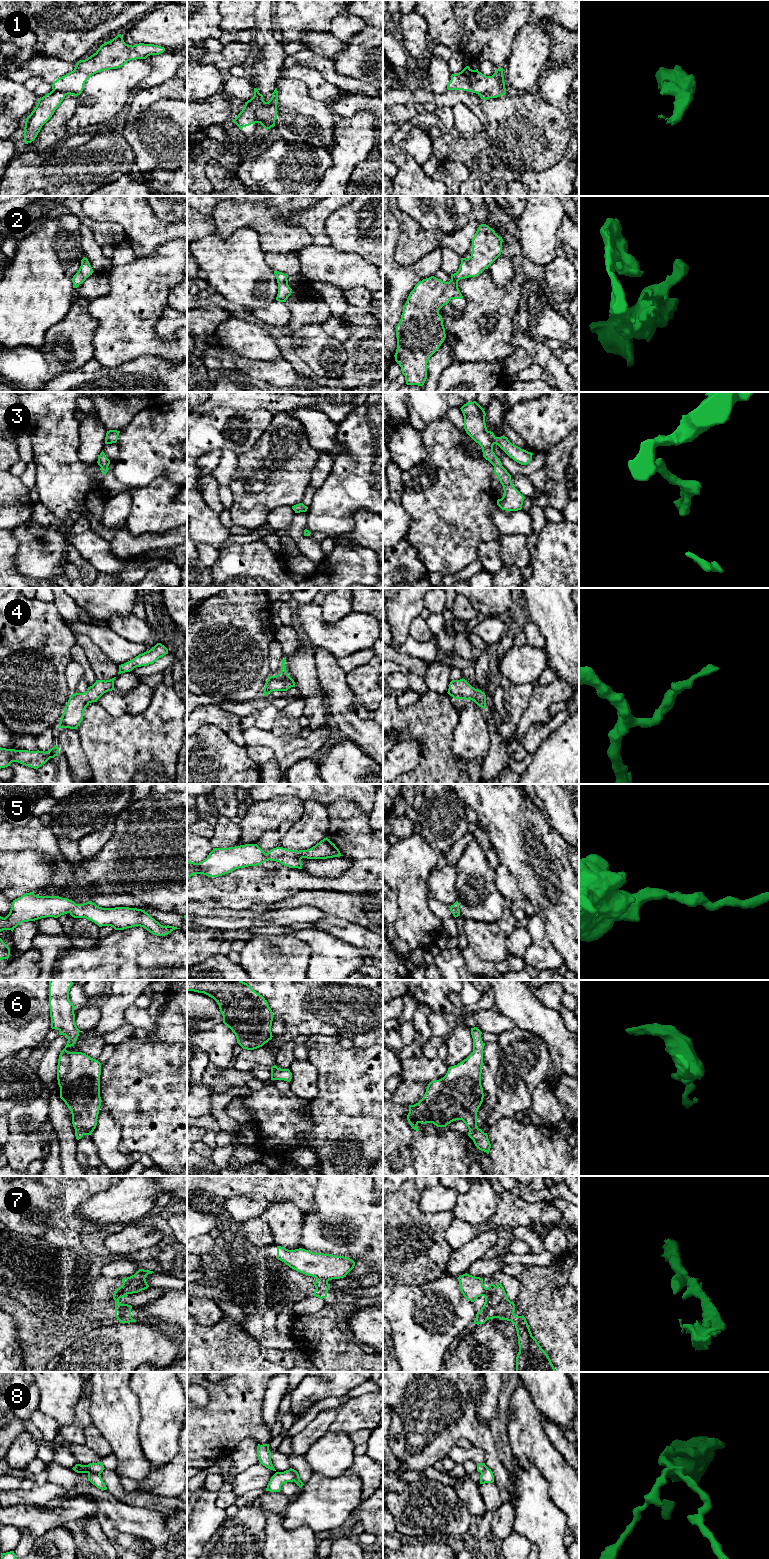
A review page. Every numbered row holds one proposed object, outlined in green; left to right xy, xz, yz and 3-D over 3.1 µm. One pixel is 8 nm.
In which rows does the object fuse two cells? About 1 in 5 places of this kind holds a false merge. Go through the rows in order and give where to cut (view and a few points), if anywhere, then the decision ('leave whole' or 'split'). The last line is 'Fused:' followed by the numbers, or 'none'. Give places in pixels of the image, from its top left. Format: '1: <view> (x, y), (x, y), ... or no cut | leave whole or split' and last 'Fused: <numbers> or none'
1: xz (253, 96), (259, 104), (256, 110), (258, 122) | split
2: no cut | leave whole
3: no cut | leave whole
4: no cut | leave whole
5: no cut | leave whole
6: no cut | leave whole
7: xz (316, 1277), (327, 1281) | split
8: xy (80, 1472), (88, 1468), (99, 1474) | split
Fused: 1, 7, 8

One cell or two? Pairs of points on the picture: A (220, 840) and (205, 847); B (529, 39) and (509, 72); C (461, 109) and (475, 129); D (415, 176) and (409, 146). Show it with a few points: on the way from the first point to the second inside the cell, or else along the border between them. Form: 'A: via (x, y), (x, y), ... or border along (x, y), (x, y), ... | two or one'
A: border along (209, 839), (213, 847) | two
B: via (529, 47), (529, 52), (517, 64) | one
C: via (462, 114), (470, 124) | one
D: border along (398, 145), (421, 166) | two

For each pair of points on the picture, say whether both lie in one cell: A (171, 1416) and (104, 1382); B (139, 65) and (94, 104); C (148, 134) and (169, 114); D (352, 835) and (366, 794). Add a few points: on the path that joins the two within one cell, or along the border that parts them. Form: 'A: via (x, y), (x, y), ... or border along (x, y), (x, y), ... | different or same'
A: border along (129, 1382), (130, 1389), (138, 1399), (139, 1424) | different
B: via (128, 76), (105, 95) | same
C: via (153, 130), (164, 119) | same
D: border along (339, 799), (352, 800), (369, 814) | different

